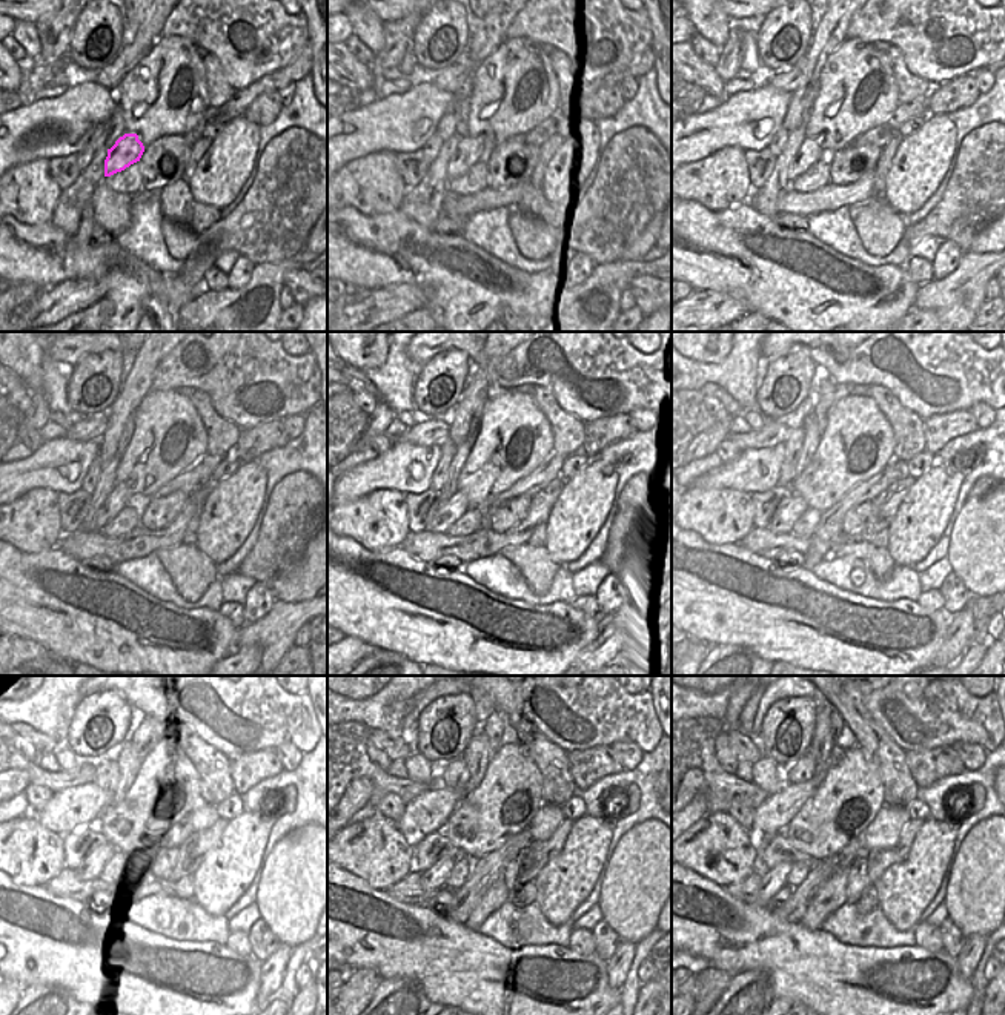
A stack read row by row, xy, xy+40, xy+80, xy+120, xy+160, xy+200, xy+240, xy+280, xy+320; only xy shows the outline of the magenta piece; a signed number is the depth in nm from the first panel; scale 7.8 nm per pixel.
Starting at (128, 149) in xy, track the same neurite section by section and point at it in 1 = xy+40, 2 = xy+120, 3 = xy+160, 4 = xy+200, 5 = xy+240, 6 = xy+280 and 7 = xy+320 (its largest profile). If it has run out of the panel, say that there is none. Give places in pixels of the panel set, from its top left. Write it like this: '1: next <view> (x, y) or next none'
1: next xy+40 (469, 151)
2: next xy+120 (119, 498)
3: next xy+160 (446, 515)
4: next xy+200 (789, 512)
5: next xy+240 (97, 859)
6: next xy+280 (434, 879)
7: next xy+320 (775, 880)

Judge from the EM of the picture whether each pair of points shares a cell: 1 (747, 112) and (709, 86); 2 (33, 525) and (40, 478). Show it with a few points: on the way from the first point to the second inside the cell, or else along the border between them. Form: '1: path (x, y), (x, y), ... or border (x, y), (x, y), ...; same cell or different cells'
1: border (729, 97), (721, 102); different cells
2: border (57, 493), (29, 490), (16, 499); different cells

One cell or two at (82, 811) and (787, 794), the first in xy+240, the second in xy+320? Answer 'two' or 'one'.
one

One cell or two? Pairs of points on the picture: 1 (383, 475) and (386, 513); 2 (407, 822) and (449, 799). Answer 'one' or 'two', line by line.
1: two
2: one

